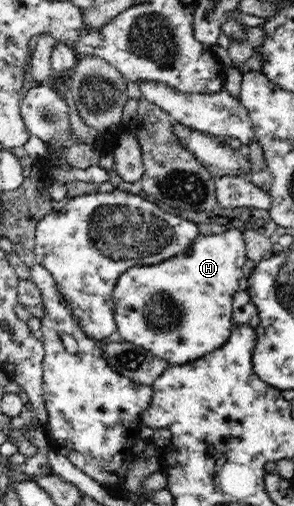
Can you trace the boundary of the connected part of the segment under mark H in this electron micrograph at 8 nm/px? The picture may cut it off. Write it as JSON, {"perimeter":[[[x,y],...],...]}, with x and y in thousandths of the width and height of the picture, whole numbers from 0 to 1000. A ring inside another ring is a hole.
{"perimeter":[[[782,453],[762,457],[755,462],[721,462],[714,466],[677,462],[667,470],[660,470],[660,478],[646,482],[646,490],[636,492],[633,500],[612,500],[605,506],[571,510],[571,514],[558,514],[527,524],[452,526],[449,530],[425,534],[405,545],[401,557],[395,557],[395,565],[384,575],[388,628],[408,664],[415,664],[425,674],[446,676],[463,684],[510,694],[541,709],[565,711],[575,723],[653,717],[656,711],[673,711],[694,702],[707,702],[721,694],[735,694],[738,688],[762,684],[769,672],[779,670],[786,648],[799,644],[789,634],[789,591],[796,579],[816,573],[813,553],[827,549],[823,526],[837,522],[840,514],[837,480],[830,478],[823,458],[827,455],[816,453]]]}

